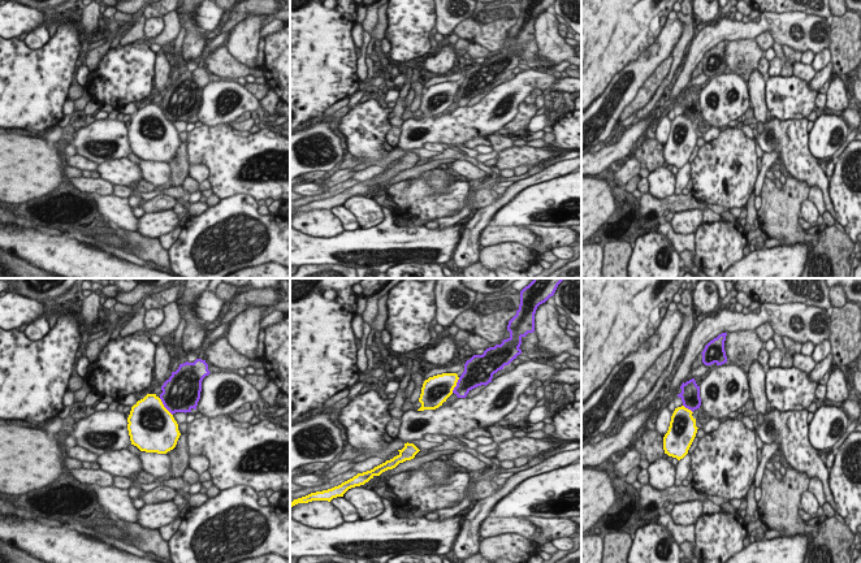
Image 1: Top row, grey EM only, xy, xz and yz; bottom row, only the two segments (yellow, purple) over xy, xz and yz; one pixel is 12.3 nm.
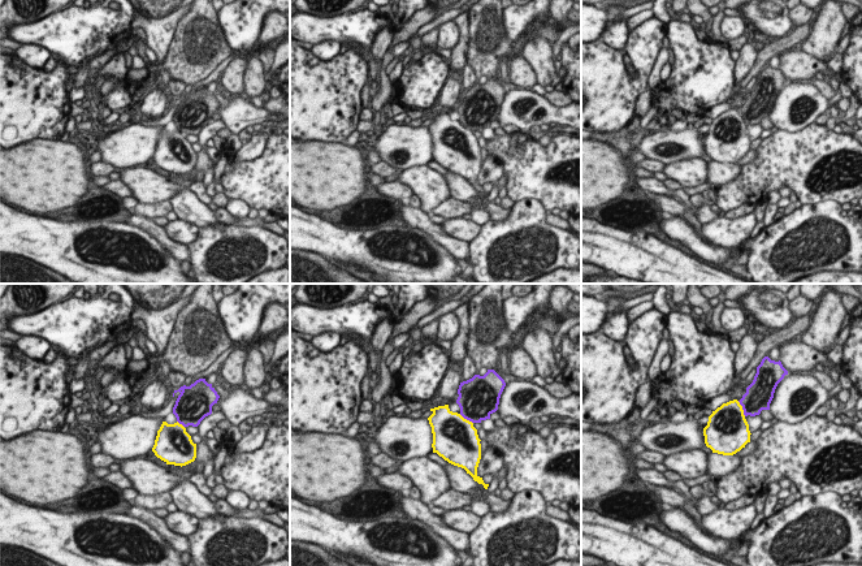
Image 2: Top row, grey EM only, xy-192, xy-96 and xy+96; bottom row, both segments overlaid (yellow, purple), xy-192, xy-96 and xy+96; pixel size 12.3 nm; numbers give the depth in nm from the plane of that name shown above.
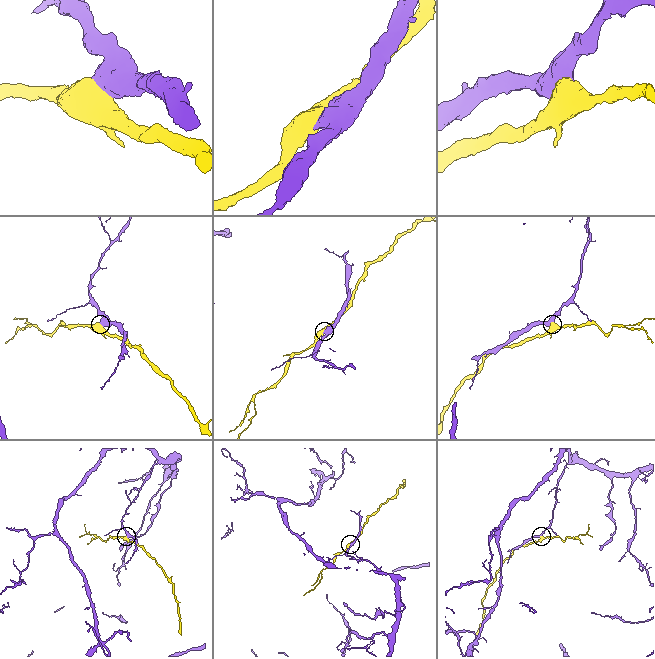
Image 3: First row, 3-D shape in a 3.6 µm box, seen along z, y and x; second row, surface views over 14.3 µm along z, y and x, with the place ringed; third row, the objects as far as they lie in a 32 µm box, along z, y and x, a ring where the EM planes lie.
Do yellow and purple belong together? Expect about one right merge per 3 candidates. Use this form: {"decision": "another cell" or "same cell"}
{"decision": "another cell"}

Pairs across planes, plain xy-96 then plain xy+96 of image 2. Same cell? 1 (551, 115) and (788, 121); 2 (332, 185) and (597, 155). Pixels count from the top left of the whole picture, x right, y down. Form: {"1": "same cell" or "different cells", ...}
{"1": "same cell", "2": "same cell"}

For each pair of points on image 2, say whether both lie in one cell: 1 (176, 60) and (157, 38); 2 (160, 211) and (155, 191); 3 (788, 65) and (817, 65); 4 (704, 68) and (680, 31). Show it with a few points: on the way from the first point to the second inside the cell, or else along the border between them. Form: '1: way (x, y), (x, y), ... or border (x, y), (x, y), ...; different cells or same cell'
1: border (178, 22), (164, 59); different cells
2: border (168, 199), (160, 203), (138, 204); different cells
3: way (795, 65), (810, 65); same cell
4: way (696, 59), (683, 40); same cell

